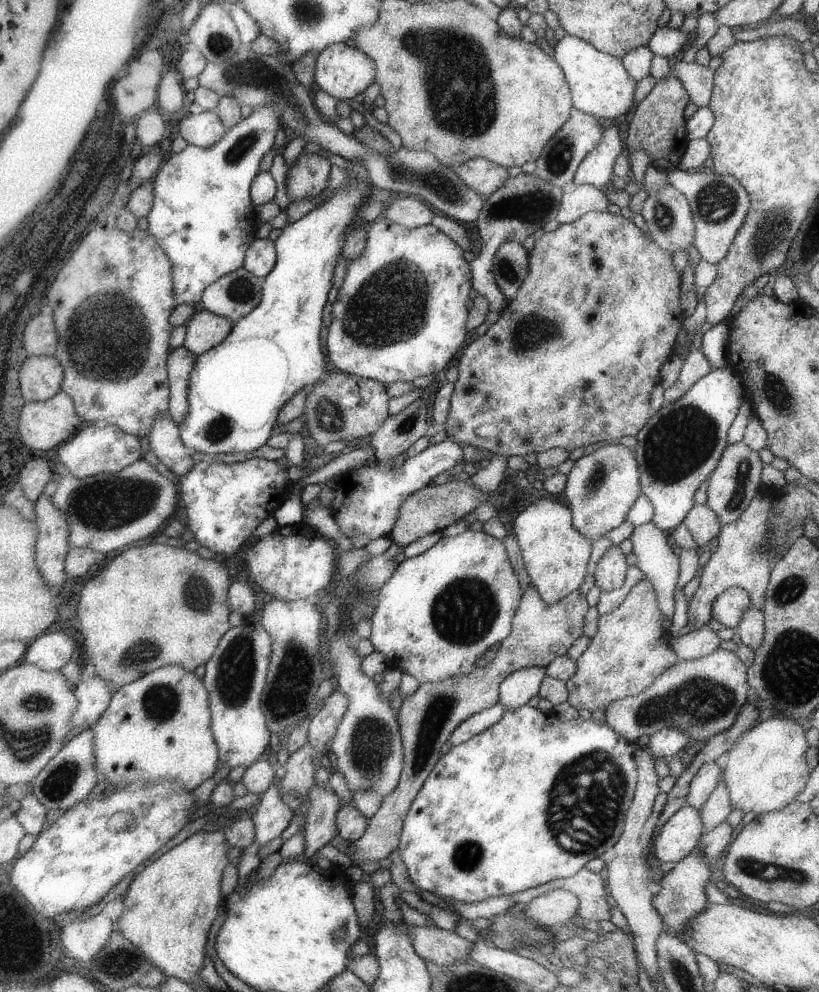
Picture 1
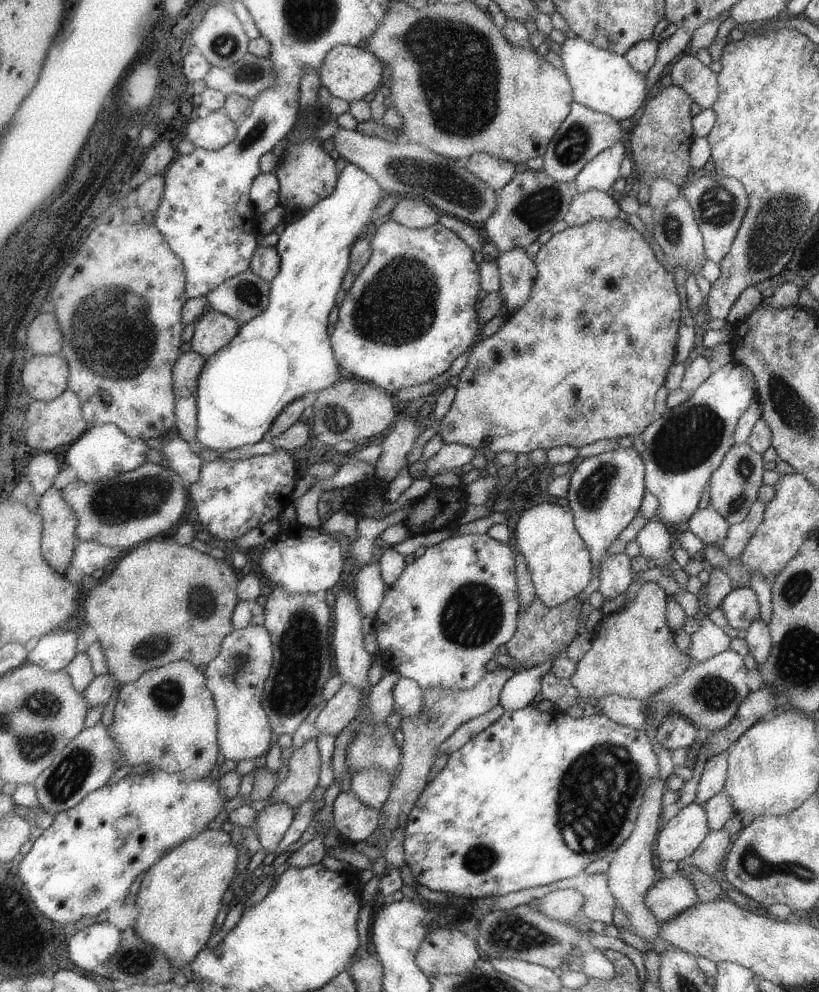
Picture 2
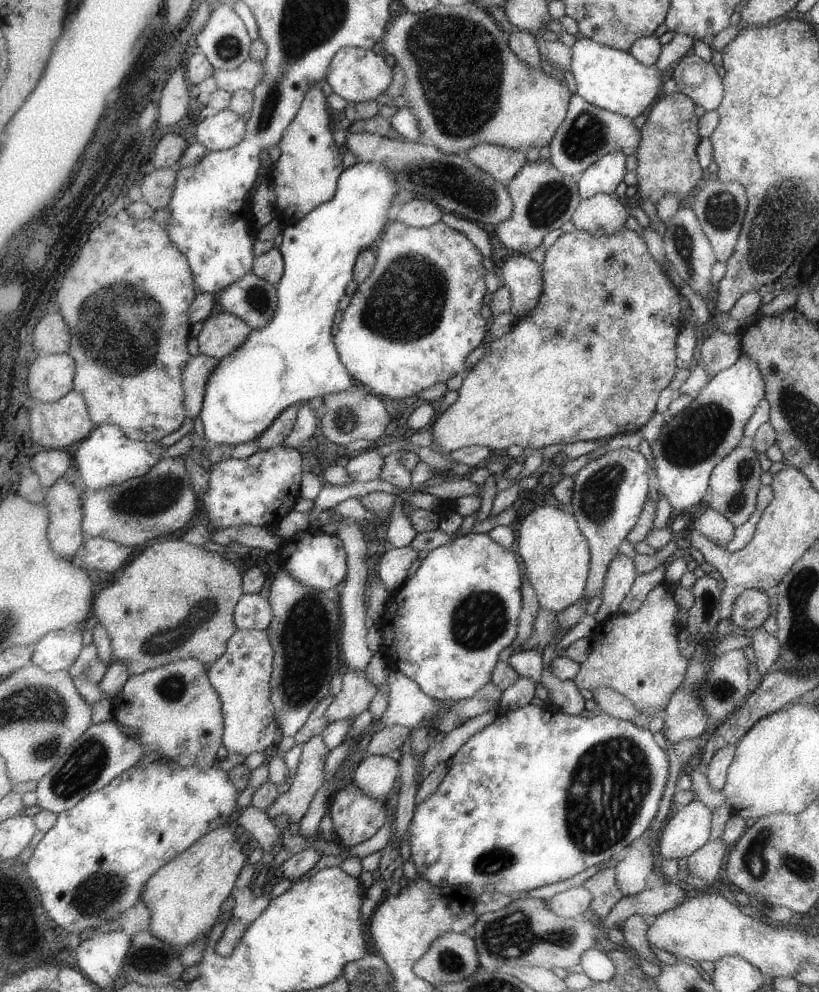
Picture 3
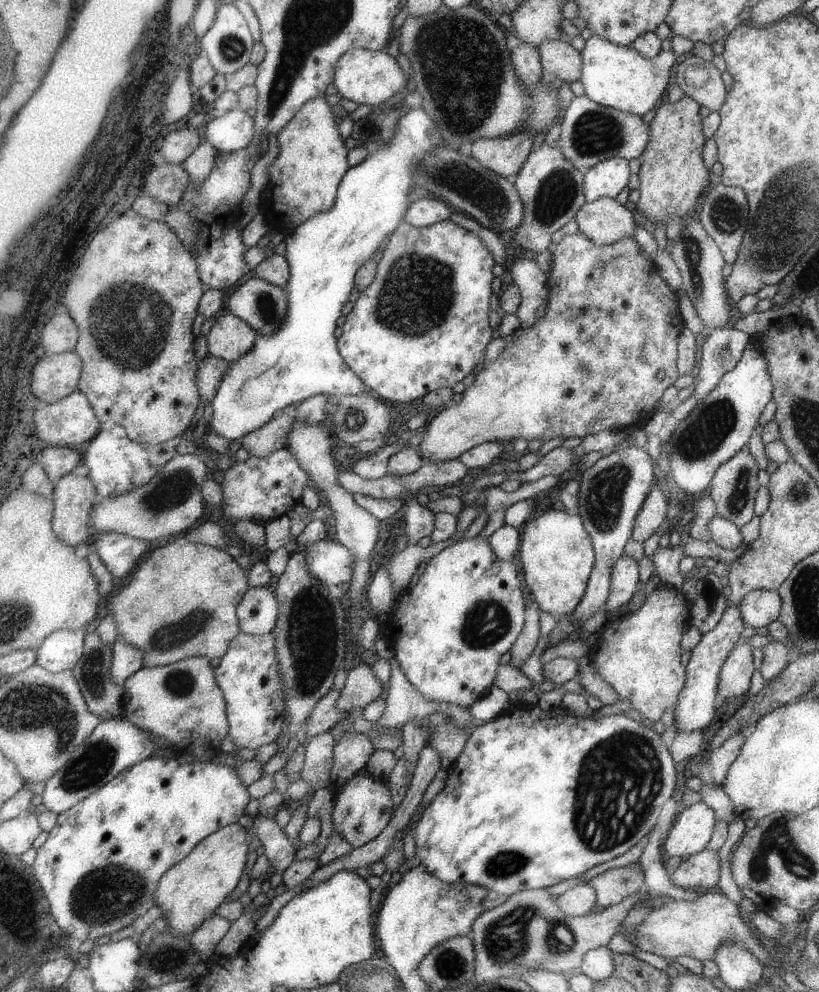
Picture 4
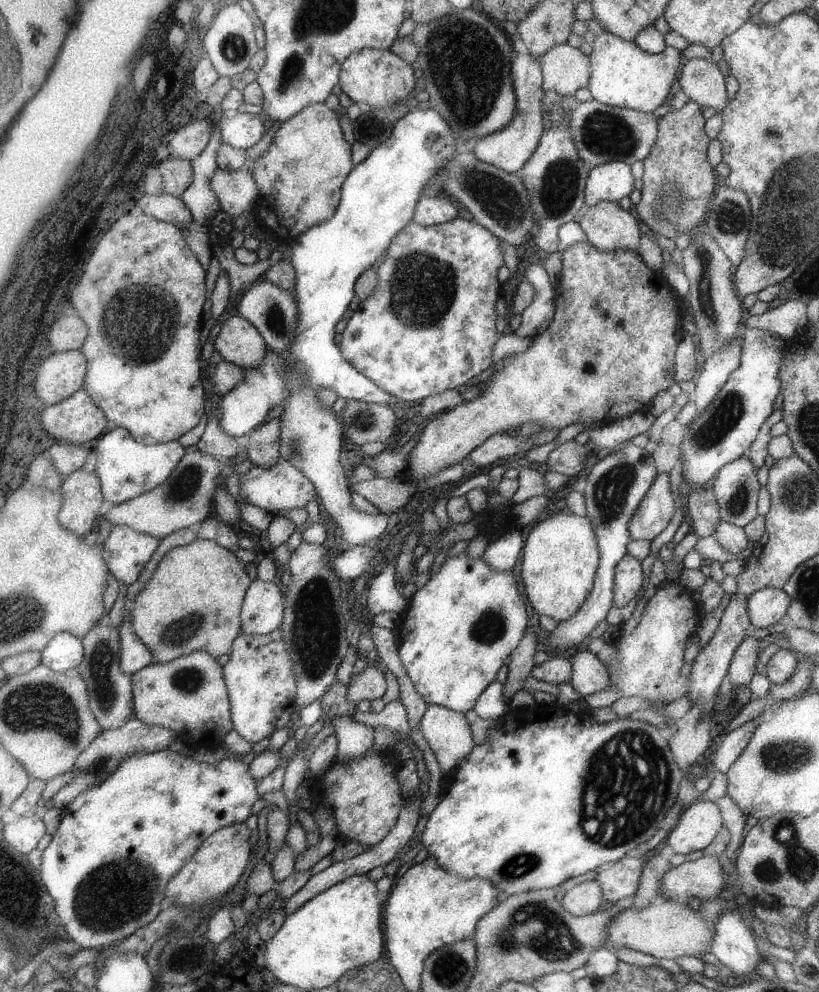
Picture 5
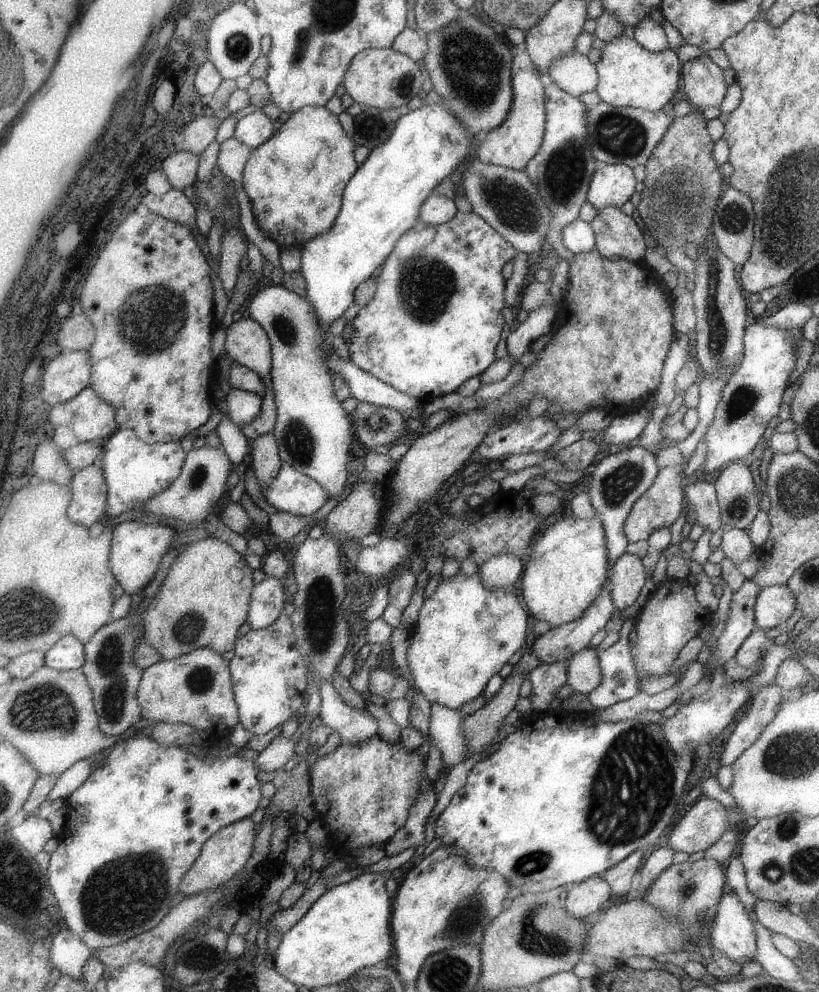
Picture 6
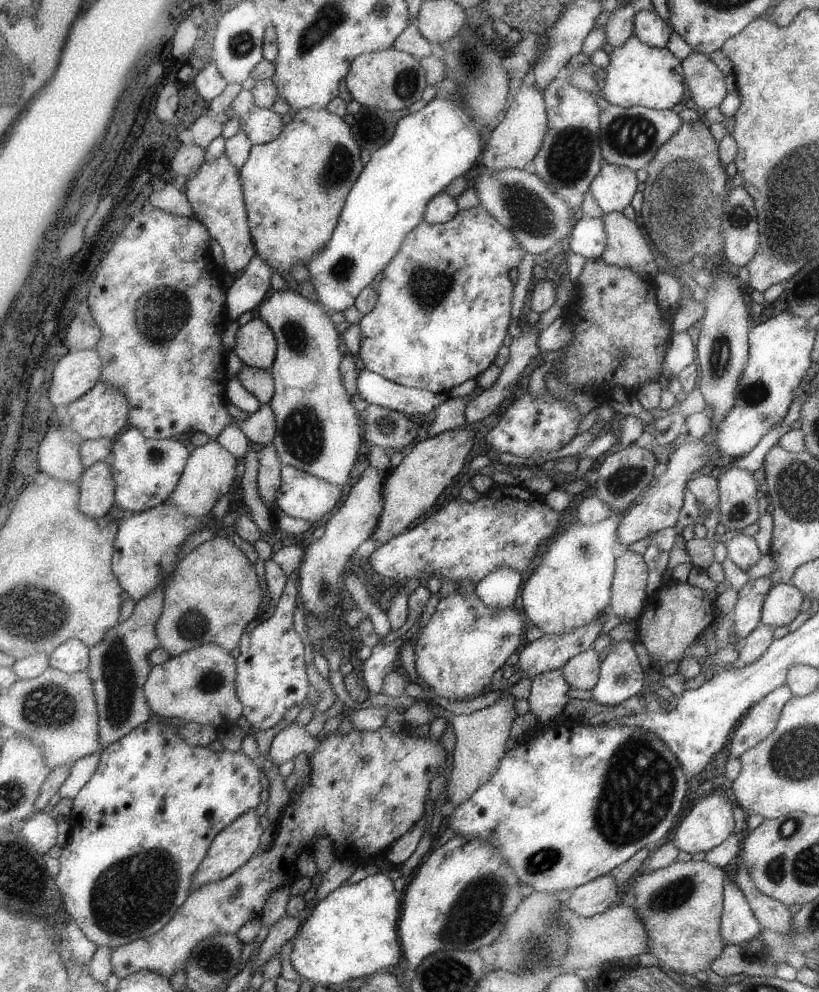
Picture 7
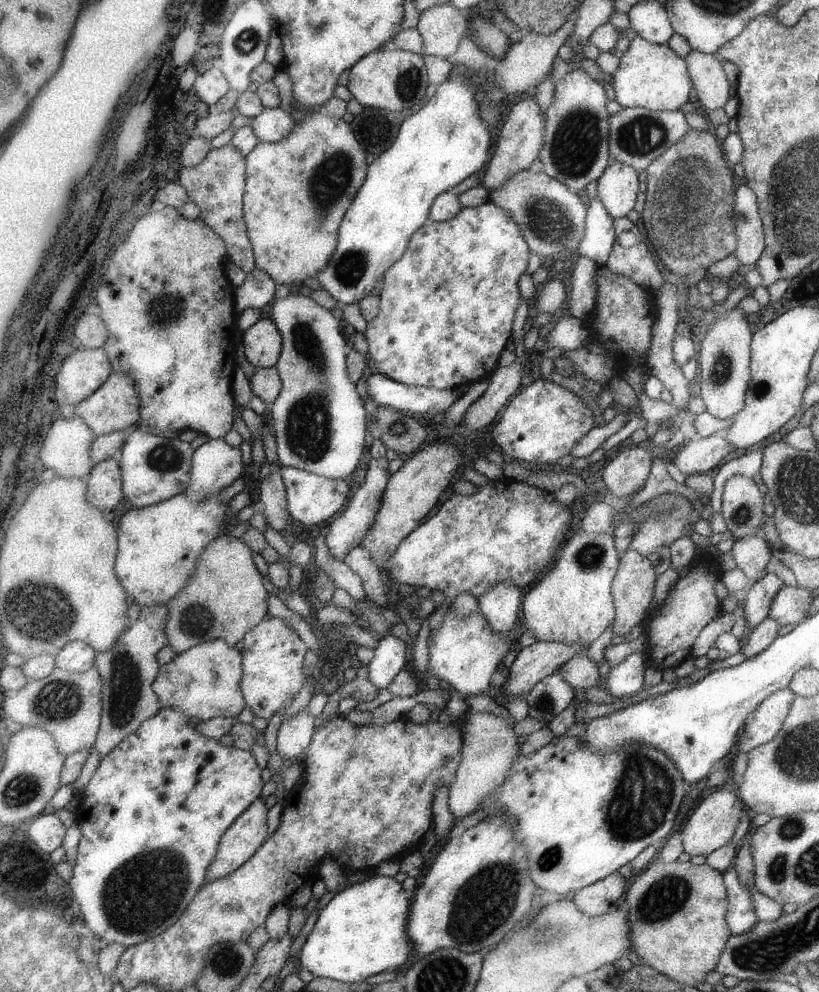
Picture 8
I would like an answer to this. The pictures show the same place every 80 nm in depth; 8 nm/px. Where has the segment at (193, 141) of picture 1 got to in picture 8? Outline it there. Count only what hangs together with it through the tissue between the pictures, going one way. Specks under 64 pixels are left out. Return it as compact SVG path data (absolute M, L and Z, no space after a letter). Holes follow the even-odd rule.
M279 107L266 108L259 116L251 120L250 125L262 141L270 143L278 143L291 136L296 127L290 112L285 112L283 108Z

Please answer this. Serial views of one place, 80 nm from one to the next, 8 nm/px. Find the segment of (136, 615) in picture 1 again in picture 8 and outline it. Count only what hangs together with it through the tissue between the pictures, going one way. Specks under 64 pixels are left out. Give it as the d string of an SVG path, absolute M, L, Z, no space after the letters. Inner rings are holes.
M221 535L215 539L198 561L196 576L190 584L167 604L170 615L166 633L178 654L198 644L223 639L232 647L267 618L269 592L258 569L254 552L241 538Z

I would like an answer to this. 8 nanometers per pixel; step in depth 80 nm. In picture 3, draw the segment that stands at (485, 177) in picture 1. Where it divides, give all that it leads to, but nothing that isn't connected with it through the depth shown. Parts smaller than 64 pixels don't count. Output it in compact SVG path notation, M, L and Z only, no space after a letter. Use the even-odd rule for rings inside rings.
M477 144L471 148L470 151L465 153L465 158L482 172L485 172L487 176L491 176L491 180L497 181L499 184L507 184L511 179L514 179L518 175L517 170L523 166L525 162L525 155L523 152L517 152L517 150L511 150L509 148L499 148L493 144Z

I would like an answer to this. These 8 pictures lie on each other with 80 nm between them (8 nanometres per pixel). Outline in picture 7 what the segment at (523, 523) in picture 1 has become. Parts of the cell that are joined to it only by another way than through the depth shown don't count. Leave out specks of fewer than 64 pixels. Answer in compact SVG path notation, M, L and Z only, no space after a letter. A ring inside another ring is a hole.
M619 514L592 525L573 520L547 542L536 566L523 579L521 600L527 620L543 634L563 634L590 624L609 609L610 585L618 557L627 547L618 544Z

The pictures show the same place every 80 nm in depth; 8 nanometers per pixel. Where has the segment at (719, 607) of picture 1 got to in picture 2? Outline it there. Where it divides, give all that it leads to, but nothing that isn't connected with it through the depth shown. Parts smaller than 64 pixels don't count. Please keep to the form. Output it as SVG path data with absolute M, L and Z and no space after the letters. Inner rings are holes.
M748 587L732 588L721 600L719 607L727 620L727 627L736 629L741 634L760 618L758 596Z

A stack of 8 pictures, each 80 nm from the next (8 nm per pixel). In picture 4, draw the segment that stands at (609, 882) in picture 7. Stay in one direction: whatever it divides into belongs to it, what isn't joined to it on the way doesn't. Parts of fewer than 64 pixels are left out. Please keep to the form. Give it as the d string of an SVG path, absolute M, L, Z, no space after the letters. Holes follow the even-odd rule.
M589 883L579 884L569 888L555 900L557 908L569 917L577 917L592 912L597 904L595 903L595 892Z

